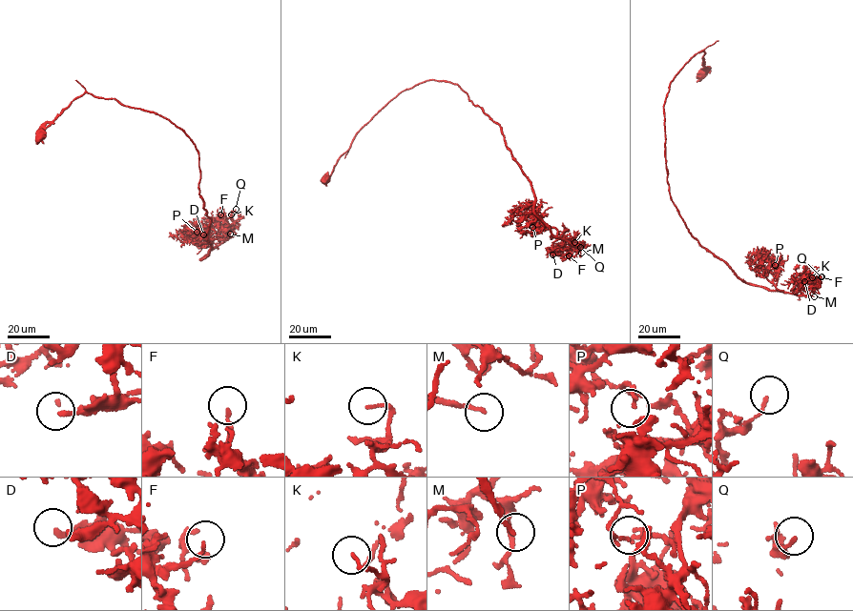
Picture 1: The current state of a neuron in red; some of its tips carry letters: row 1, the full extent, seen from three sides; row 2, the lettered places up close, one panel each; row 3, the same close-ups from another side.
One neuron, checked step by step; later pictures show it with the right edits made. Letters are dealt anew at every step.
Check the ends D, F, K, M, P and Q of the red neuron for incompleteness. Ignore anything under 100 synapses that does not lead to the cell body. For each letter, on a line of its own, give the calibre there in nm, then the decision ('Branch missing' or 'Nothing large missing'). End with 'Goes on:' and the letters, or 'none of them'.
D: Thickness 180 nm. Nothing large missing
F: Thickness 140 nm. Nothing large missing
K: Thickness 120 nm. Nothing large missing
M: Thickness 140 nm. Branch missing
P: Thickness 140 nm. Nothing large missing
Q: Thickness 110 nm. Nothing large missing
Goes on: M

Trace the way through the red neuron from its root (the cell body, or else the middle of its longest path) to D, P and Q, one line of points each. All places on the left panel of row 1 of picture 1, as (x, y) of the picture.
D: (40, 133), (86, 92), (167, 118), (198, 154), (211, 246), (200, 260), (220, 240), (203, 234)
P: (40, 133), (86, 92), (167, 118), (198, 154), (211, 246), (200, 260), (216, 248), (204, 247), (197, 232)
Q: (40, 133), (85, 92), (152, 111), (183, 131), (198, 154), (211, 246), (200, 260), (235, 234), (236, 209)

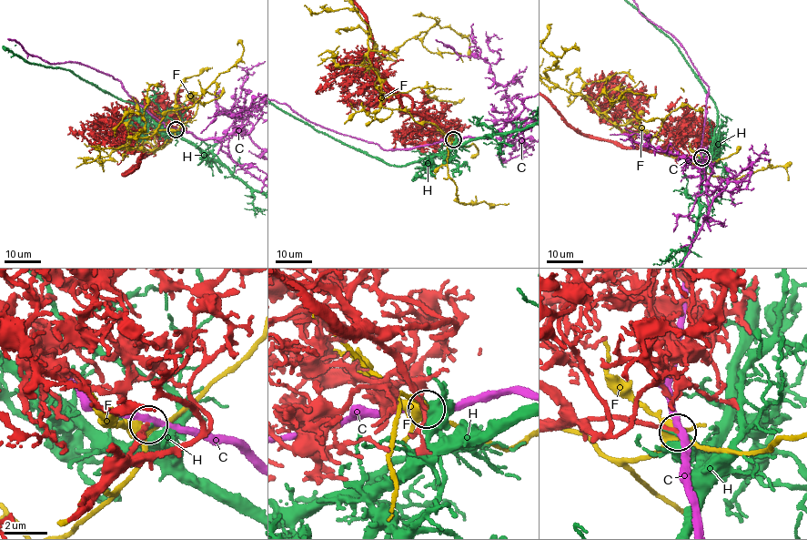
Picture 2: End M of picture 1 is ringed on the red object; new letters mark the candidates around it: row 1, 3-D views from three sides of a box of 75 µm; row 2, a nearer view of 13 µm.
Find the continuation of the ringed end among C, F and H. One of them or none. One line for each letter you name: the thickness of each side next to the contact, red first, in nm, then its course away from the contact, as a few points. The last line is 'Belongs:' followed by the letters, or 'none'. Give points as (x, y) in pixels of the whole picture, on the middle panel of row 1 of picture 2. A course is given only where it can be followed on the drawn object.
Belongs: none

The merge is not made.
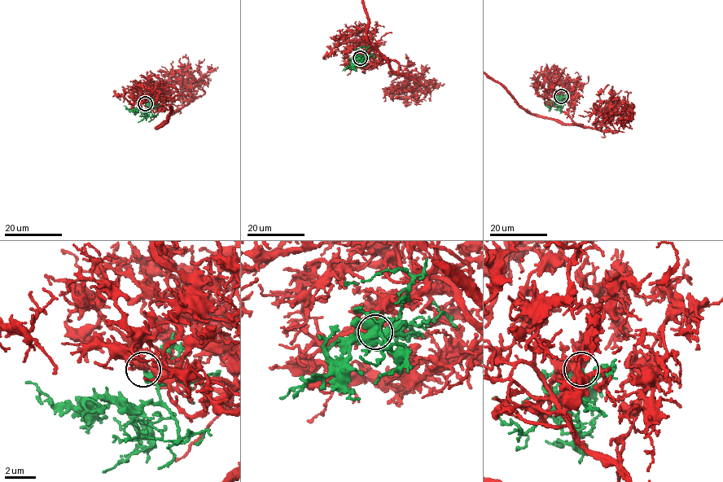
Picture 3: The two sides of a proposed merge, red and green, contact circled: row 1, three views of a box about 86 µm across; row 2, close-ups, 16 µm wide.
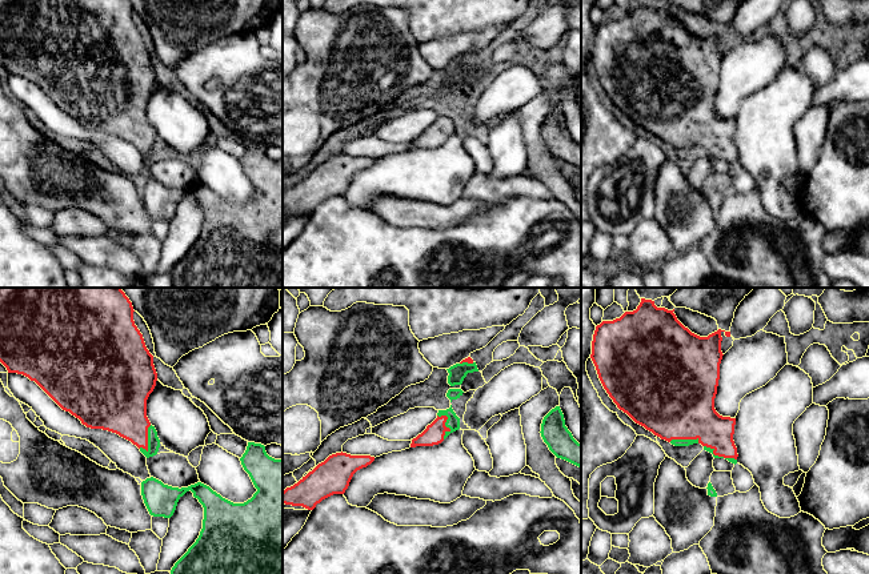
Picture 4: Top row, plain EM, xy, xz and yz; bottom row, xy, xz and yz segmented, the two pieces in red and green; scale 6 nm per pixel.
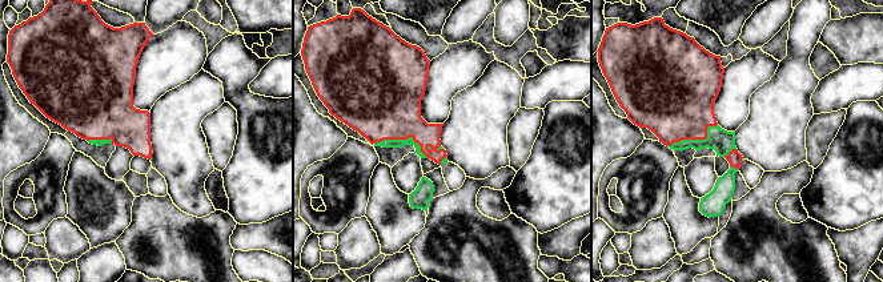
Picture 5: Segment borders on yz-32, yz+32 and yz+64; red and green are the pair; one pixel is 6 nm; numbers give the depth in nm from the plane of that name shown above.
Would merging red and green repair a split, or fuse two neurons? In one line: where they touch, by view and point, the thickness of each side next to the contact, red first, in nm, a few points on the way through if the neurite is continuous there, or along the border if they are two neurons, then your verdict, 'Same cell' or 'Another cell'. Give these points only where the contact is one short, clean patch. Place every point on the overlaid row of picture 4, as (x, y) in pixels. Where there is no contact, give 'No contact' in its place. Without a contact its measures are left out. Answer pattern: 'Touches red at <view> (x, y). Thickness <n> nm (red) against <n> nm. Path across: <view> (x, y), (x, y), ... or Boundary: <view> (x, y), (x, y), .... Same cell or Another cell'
Touches red at xz (444, 424). Thickness 120 nm (red) against 80 nm. Same cell

